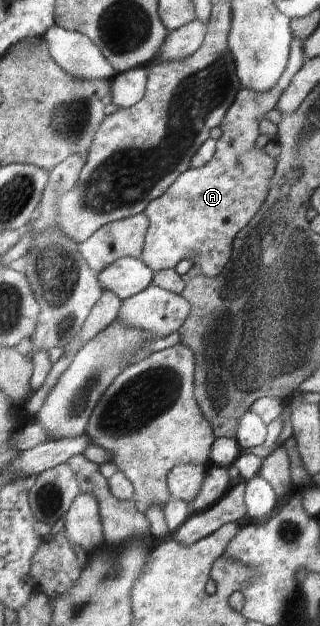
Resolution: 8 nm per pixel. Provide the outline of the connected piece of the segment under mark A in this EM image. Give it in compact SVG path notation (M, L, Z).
M293 37L286 69L278 83L268 91L241 88L220 124L222 135L216 141L212 159L200 167L188 168L168 189L143 211L149 217L148 235L139 257L155 273L176 267L182 259L200 267L205 277L216 277L233 255L237 234L257 215L269 193L275 159L256 145L260 125L266 113L277 109L278 99L285 93L292 78L304 65L304 40Z

